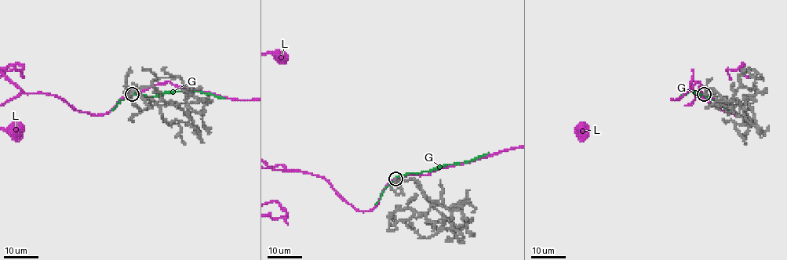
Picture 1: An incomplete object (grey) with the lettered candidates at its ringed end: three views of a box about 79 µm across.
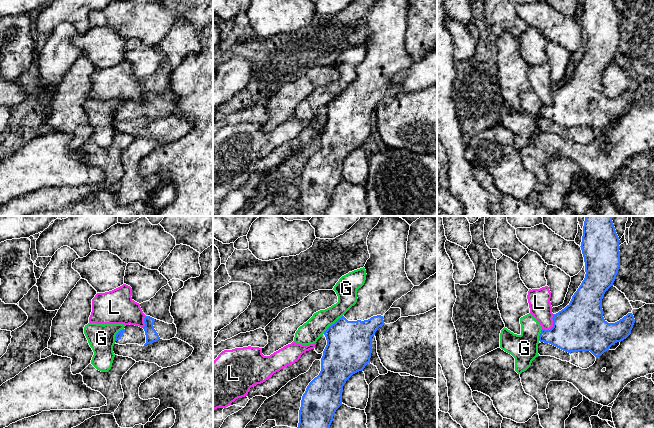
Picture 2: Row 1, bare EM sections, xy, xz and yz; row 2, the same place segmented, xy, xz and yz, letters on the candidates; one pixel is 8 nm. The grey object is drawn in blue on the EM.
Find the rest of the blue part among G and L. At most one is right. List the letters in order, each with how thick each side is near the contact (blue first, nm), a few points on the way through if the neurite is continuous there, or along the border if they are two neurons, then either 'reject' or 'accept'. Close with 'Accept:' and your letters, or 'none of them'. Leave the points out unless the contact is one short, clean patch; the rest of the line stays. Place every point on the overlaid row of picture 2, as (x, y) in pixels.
G: calibres 360 and 170 nm; border xz (342, 315), (323, 333); reject
L: calibres 400 and 180 nm; border yz (553, 314), (552, 326), (549, 329), (542, 329); reject
Accept: none of them

